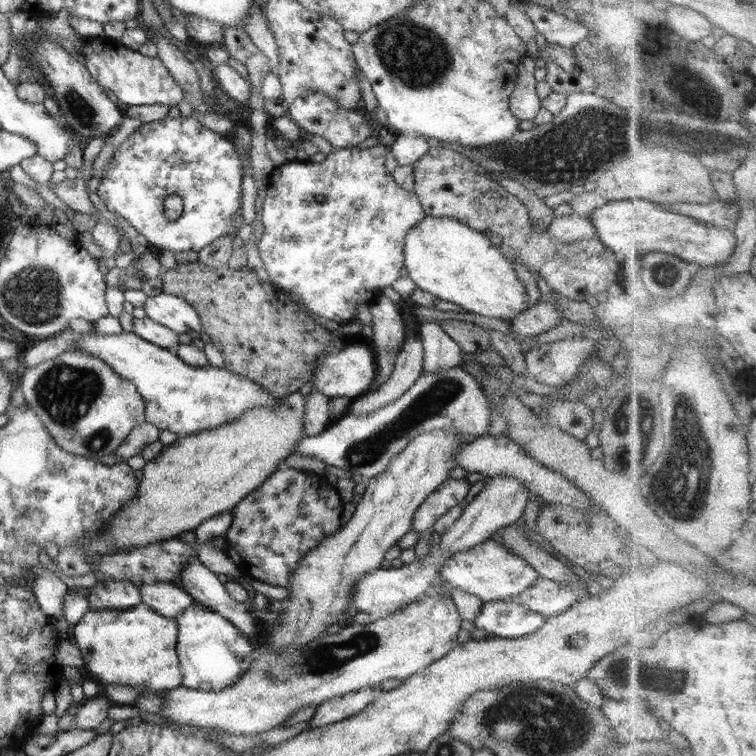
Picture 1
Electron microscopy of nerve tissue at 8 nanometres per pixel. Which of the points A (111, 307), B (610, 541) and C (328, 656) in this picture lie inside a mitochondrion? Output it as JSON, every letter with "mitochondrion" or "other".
{"A":"other","B":"other","C":"mitochondrion"}

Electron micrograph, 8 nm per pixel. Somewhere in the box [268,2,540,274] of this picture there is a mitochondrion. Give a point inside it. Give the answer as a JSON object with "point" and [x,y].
{"point":[415,56]}

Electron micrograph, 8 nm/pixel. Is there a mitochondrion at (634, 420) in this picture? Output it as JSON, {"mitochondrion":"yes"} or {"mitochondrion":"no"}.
{"mitochondrion":"yes"}

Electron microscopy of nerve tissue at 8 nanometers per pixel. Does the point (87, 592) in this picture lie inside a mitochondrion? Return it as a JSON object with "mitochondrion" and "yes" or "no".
{"mitochondrion":"no"}

